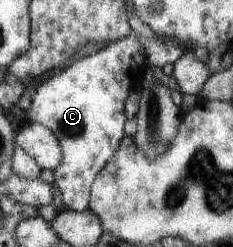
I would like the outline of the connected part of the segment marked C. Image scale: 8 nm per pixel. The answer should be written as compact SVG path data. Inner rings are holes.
M135 34L123 40L110 43L99 52L74 62L62 73L46 80L33 95L31 107L26 111L24 121L38 122L49 127L58 136L63 149L61 165L55 171L55 181L62 188L64 201L70 210L83 212L92 206L93 187L97 177L116 157L126 137L126 101L132 89L148 64L145 43Z

